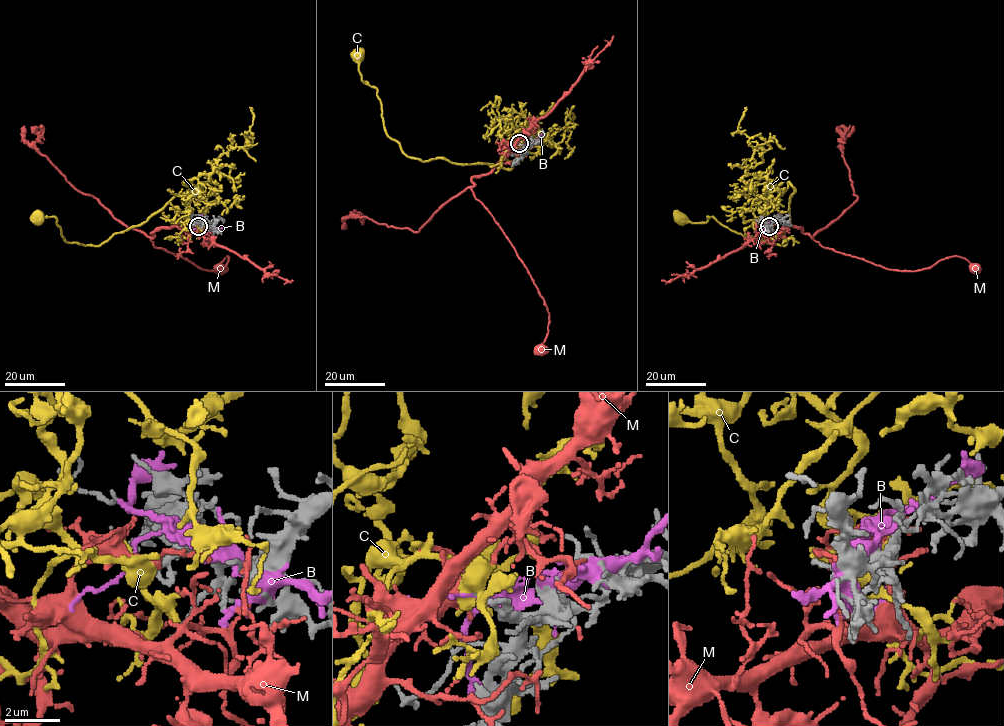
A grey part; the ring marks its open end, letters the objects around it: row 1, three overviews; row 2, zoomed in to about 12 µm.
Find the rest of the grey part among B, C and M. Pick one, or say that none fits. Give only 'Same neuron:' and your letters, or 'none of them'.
Same neuron: none of them

